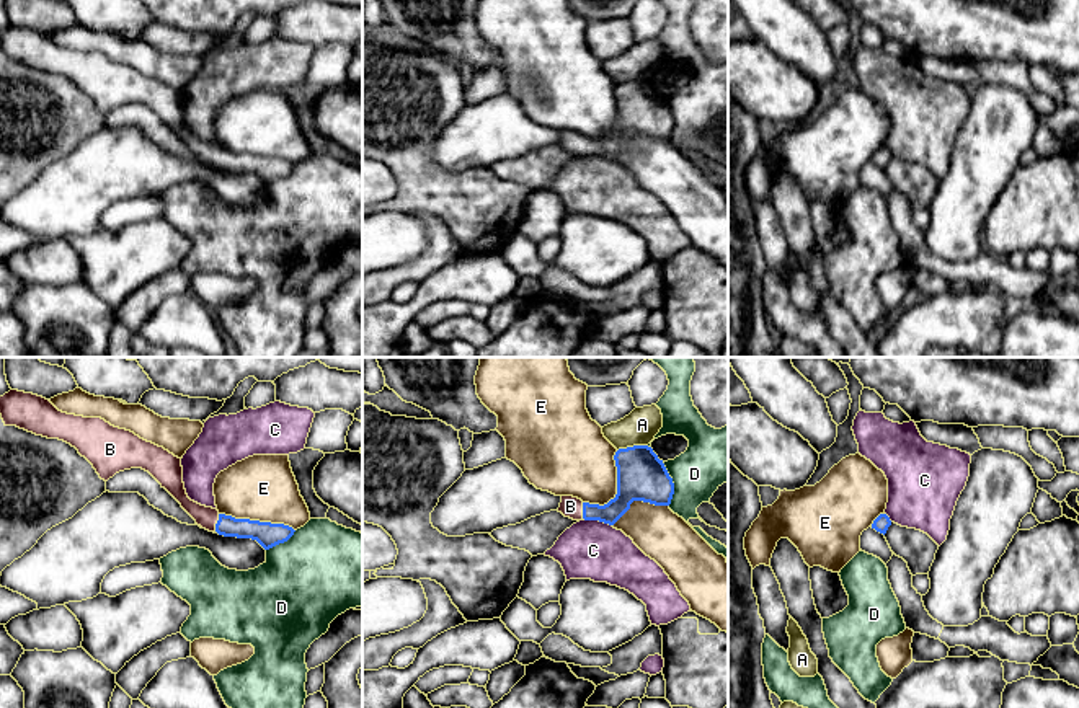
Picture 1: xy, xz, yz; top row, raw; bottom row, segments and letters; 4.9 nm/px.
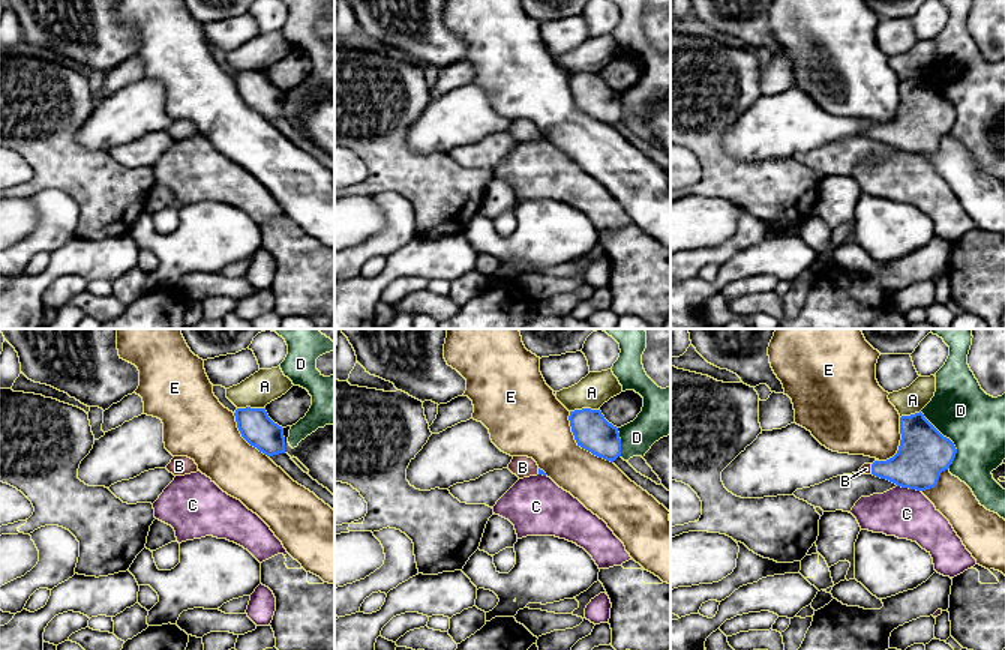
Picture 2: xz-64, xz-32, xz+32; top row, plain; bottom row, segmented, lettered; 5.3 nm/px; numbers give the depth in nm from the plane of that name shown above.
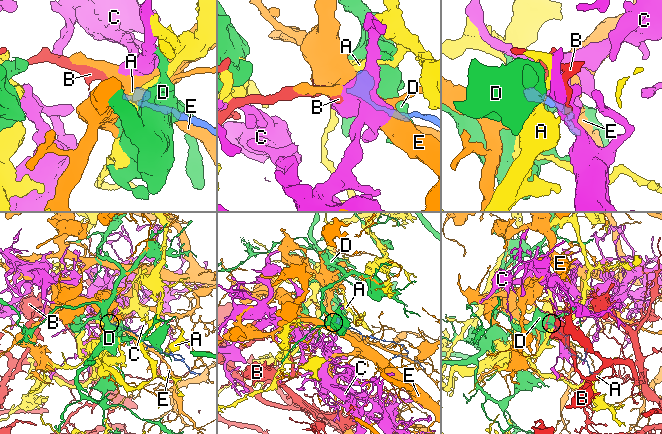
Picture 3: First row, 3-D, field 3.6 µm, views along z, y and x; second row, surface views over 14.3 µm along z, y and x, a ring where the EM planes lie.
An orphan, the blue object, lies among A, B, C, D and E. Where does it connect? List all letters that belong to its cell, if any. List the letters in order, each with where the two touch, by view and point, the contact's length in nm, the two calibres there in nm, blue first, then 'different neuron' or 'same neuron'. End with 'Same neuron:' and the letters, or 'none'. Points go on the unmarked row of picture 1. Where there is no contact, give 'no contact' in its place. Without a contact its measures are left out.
A: xz (634, 80) | 160 nm | 240/170 nm | different neuron
B: xy (217, 157) | 90 nm | 120/100 nm | same neuron
C: xz (598, 154) | 140 nm | 180/280 nm | different neuron
D: xz (673, 118) | 220 nm | 240/280 nm | different neuron
E: xz (617, 124) | 320 nm | 240/360 nm | different neuron
Same neuron: B

